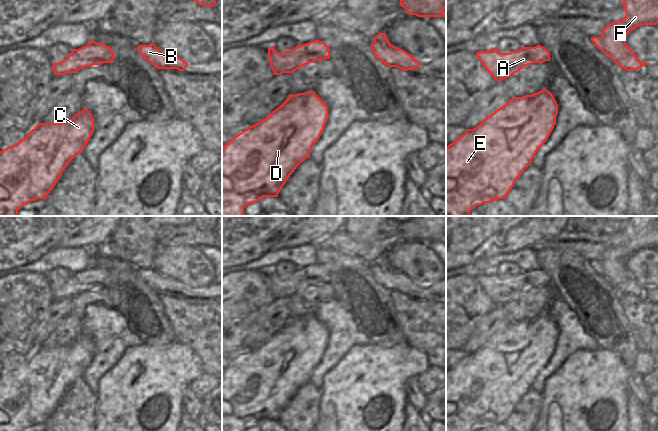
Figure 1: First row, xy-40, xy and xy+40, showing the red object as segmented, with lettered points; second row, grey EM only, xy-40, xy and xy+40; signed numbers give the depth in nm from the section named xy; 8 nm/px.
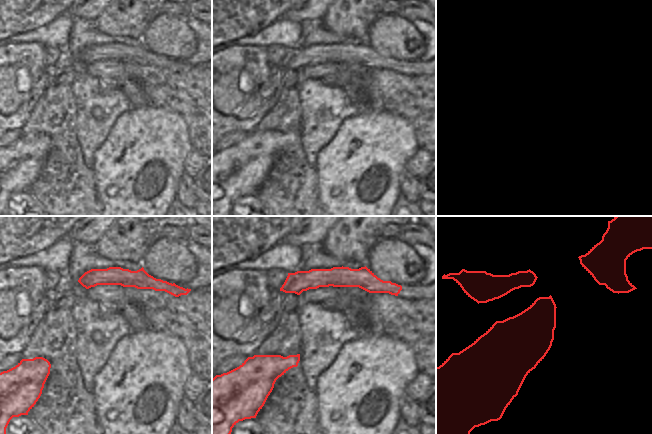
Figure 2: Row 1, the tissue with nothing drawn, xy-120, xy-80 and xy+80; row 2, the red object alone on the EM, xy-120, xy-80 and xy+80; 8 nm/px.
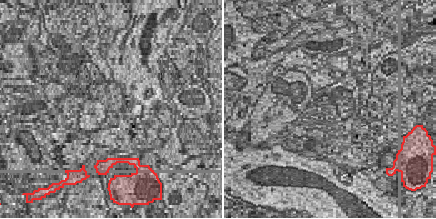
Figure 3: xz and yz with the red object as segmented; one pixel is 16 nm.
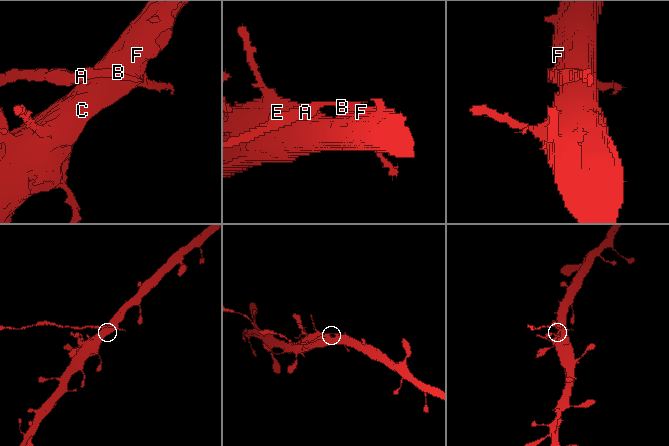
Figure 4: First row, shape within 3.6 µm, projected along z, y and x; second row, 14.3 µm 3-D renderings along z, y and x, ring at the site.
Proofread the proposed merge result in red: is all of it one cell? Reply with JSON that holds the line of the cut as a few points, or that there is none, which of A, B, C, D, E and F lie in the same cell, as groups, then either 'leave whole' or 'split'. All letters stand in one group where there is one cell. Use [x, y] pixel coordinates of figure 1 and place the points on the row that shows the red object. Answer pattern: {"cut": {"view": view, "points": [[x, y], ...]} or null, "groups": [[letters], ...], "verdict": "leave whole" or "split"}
{"cut": {"view": "xy", "points": [[374, 40], [391, 56], [389, 62], [408, 69]]}, "groups": [["A", "B"], ["C", "D", "E", "F"]], "verdict": "split"}

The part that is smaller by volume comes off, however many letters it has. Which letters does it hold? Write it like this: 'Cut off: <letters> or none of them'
Cut off: A, B

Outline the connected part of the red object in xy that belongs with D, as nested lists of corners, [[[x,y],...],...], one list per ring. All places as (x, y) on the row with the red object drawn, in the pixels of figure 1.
[[[314,91],[290,94],[265,119],[230,139],[222,149],[222,216],[244,216],[247,205],[263,197],[278,197],[294,170],[310,157],[312,146],[320,138],[327,120],[328,106]]]

